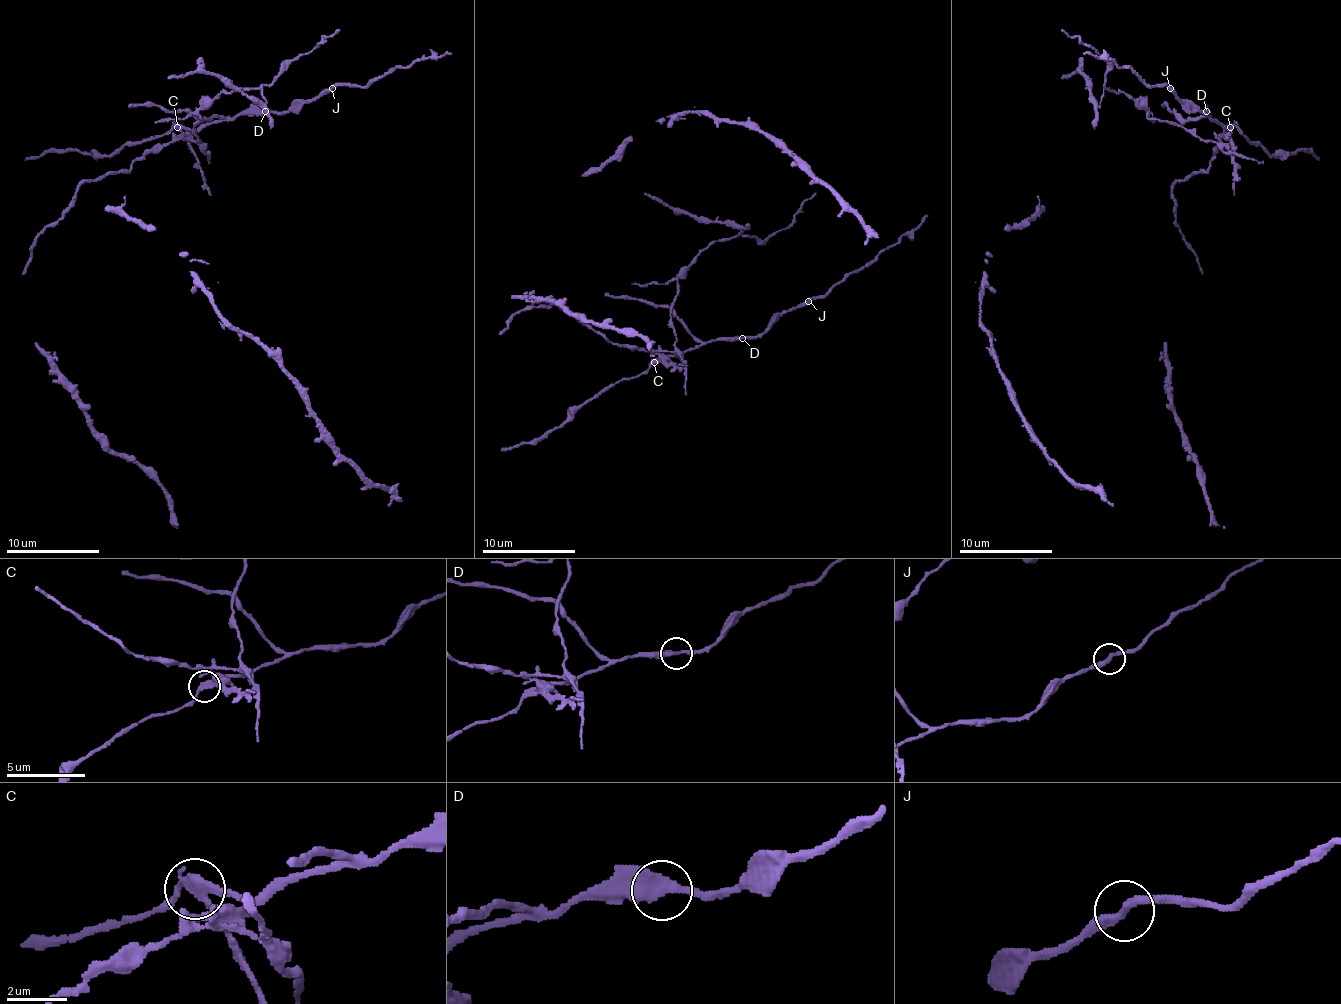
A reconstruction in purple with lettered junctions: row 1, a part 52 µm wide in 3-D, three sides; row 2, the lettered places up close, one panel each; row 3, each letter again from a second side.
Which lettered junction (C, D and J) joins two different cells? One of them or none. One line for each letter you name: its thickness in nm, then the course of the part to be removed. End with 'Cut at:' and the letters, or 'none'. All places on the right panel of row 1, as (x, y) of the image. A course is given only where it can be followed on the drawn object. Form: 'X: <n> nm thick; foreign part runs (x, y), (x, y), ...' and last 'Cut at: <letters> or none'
C: 300 nm thick; foreign part runs (1230, 128), (1218, 144), (1148, 116), (1148, 111), (1125, 93), (1104, 86), (1109, 65), (1062, 30)
Cut at: C

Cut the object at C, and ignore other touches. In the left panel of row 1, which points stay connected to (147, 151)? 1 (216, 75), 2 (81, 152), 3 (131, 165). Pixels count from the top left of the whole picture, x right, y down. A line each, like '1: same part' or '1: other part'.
1: other part
2: other part
3: same part

